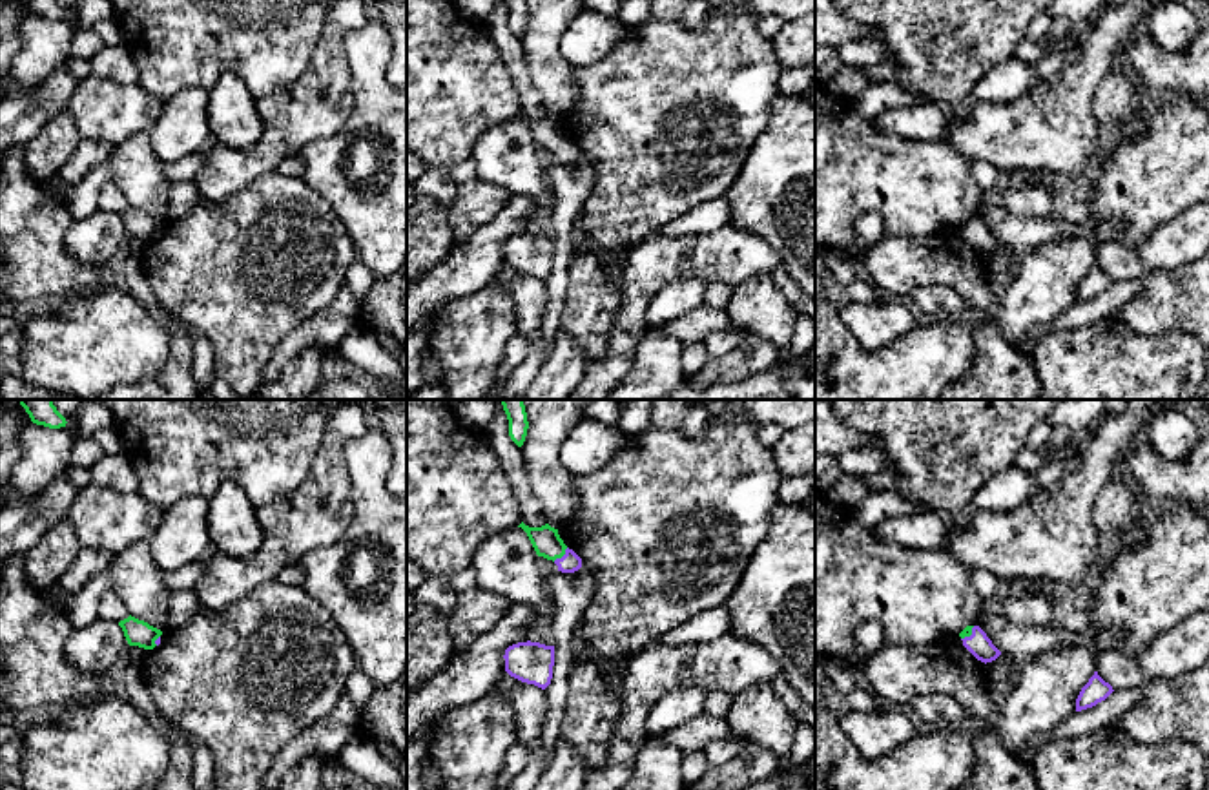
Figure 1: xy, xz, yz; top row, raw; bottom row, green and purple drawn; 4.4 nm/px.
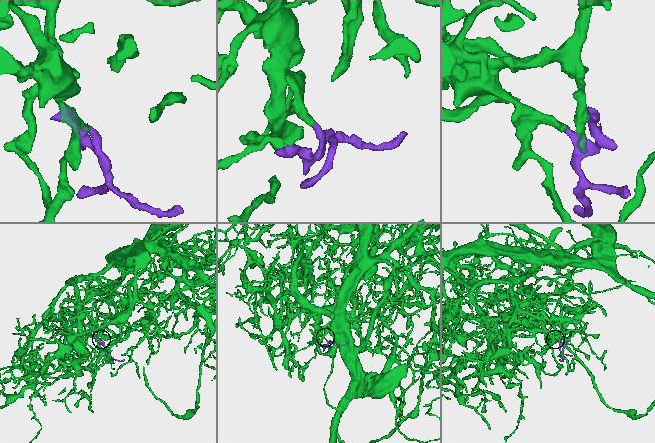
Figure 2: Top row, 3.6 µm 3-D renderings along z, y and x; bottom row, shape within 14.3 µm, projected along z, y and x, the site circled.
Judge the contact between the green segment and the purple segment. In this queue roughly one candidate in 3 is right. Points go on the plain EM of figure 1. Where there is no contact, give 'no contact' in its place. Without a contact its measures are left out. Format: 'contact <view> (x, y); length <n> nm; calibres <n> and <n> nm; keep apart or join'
contact xz (560, 148); length 90 nm; calibres 130 and 90 nm; join

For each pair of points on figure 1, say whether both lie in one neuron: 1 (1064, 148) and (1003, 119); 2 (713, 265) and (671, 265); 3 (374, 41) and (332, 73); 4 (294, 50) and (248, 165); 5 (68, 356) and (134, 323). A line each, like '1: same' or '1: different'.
1: same
2: same
3: different
4: different
5: same

